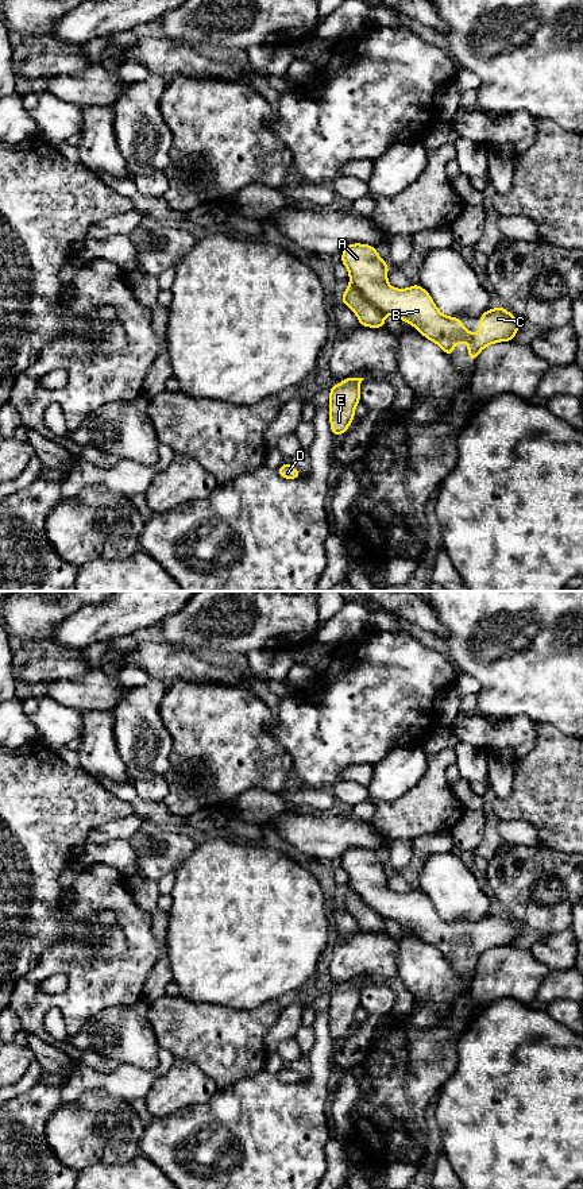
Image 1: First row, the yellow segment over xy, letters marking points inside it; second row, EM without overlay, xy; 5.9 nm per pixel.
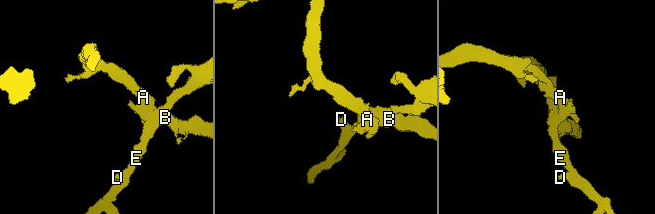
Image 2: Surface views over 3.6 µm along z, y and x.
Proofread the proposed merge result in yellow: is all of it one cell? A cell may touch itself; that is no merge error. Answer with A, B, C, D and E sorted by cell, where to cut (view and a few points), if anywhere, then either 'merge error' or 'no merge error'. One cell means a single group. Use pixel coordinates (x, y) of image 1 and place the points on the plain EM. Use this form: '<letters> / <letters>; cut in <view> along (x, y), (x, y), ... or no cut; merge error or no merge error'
A B C / D E; cut in xy along (350, 887), (385, 919); merge error

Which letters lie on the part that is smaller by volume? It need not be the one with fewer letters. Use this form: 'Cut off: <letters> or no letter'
Cut off: D, E

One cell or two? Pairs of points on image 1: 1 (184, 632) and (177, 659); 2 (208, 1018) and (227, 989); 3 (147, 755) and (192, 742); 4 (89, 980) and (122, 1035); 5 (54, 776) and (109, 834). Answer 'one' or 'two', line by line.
1: two
2: two
3: two
4: two
5: two

